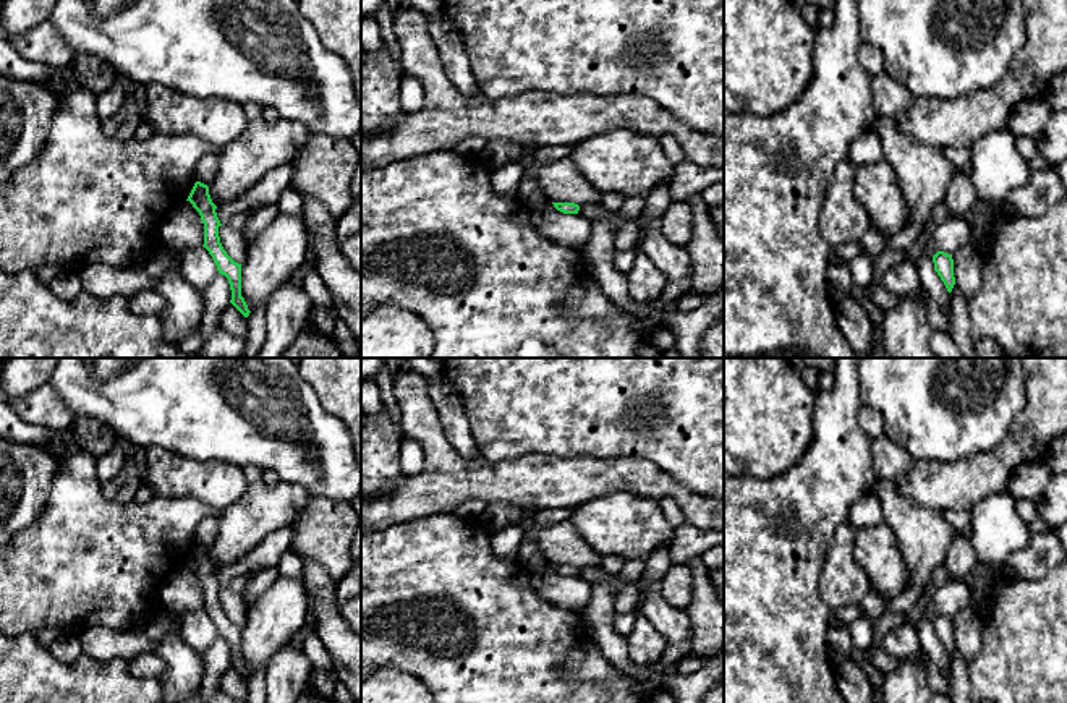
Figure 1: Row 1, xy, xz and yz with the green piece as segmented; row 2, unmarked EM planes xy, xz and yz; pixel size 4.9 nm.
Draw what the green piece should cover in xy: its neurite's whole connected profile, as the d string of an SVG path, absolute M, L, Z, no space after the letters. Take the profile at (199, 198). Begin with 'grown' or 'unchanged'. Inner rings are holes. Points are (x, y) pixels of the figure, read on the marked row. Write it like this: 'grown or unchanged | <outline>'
unchanged | M196 181L188 199L199 212L204 224L204 248L212 256L219 274L225 275L230 283L232 300L230 303L244 316L249 316L248 305L241 296L241 264L235 262L223 249L219 236L219 227L222 225L217 217L217 206L212 202L209 186Z

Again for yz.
unchanged | M937 251L933 256L933 262L934 262L934 271L937 272L937 275L944 282L947 292L950 293L955 285L952 254L947 254L944 251Z

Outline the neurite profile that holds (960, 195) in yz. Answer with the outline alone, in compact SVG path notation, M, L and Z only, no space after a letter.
M963 170L957 173L944 196L949 217L960 220L973 207L976 199L976 190L968 177L968 172Z

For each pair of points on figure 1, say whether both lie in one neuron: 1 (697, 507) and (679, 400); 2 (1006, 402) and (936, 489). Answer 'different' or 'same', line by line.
1: different
2: different

